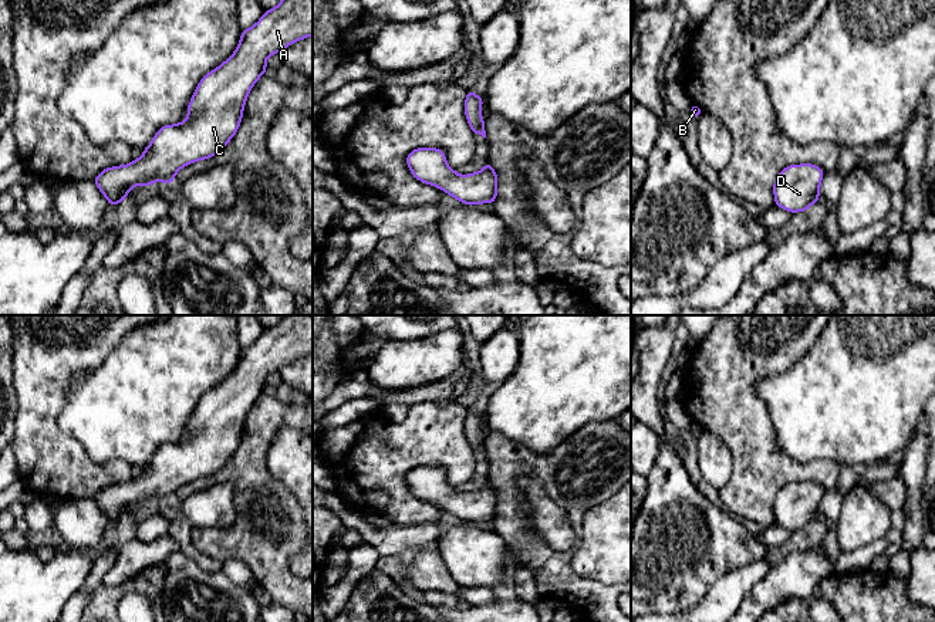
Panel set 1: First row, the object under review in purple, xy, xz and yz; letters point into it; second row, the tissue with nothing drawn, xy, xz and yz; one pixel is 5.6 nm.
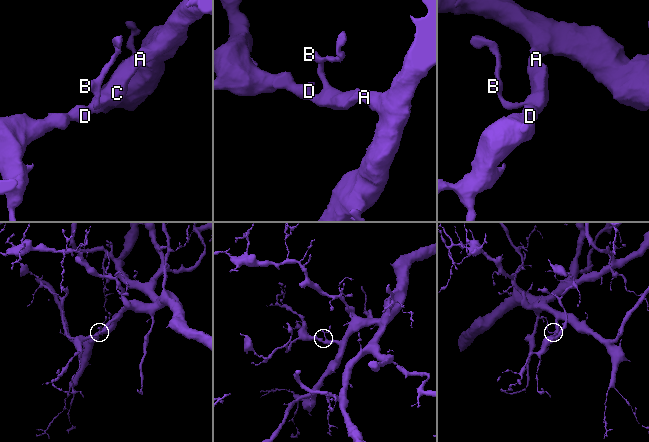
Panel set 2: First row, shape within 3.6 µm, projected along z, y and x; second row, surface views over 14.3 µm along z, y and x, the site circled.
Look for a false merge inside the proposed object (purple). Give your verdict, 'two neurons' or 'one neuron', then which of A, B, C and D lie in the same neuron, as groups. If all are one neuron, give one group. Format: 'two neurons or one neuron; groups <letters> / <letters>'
one neuron; groups A B C D

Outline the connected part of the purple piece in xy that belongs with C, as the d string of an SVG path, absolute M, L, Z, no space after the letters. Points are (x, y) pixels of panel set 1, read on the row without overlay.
M284 315L274 327L264 329L254 344L242 348L236 369L200 398L188 423L188 436L180 442L159 446L139 477L125 484L107 486L92 498L109 524L126 518L126 511L135 503L149 506L156 498L173 503L175 493L183 484L219 471L237 450L247 413L267 389L267 376L310 354L313 354L313 315Z

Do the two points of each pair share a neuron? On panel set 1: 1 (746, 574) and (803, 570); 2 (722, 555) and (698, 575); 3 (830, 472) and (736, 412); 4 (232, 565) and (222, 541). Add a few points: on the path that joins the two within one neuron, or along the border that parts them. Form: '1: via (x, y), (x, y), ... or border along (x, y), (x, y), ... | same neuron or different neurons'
1: border along (772, 567), (743, 597) | different neurons
2: via (715, 555), (701, 568) | same neuron
3: via (804, 472), (786, 470), (753, 438) | same neuron
4: border along (223, 561), (239, 560), (250, 571), (255, 581) | different neurons

